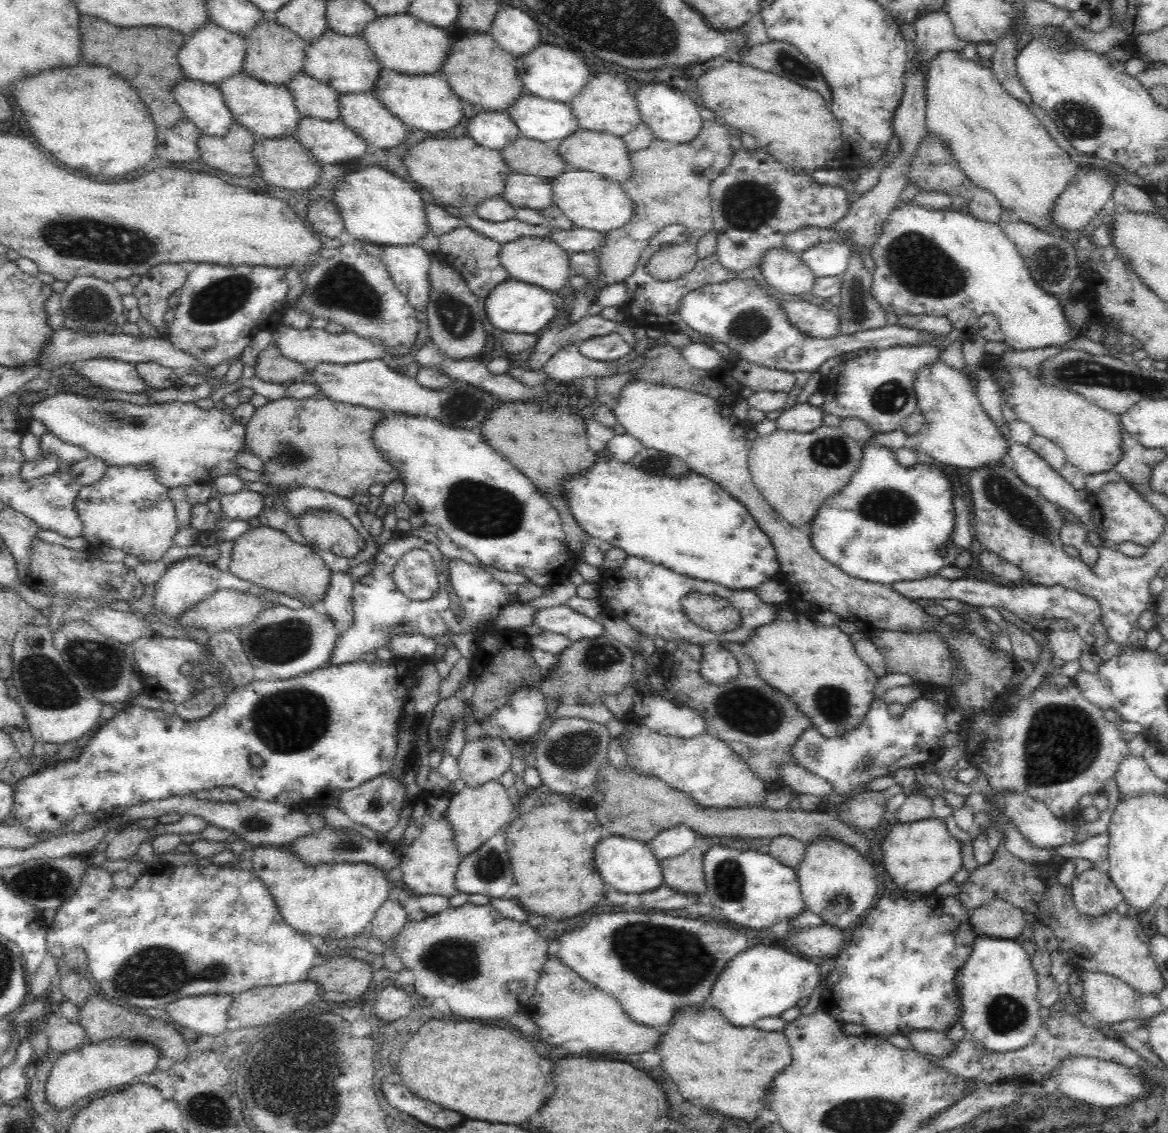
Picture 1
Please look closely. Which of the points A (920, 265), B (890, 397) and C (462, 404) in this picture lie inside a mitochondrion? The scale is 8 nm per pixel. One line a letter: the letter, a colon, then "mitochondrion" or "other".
A: mitochondrion
B: mitochondrion
C: mitochondrion

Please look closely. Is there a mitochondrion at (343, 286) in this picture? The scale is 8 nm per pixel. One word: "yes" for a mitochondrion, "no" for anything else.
yes

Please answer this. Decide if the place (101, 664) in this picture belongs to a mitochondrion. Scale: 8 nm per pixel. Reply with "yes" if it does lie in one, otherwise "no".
yes

